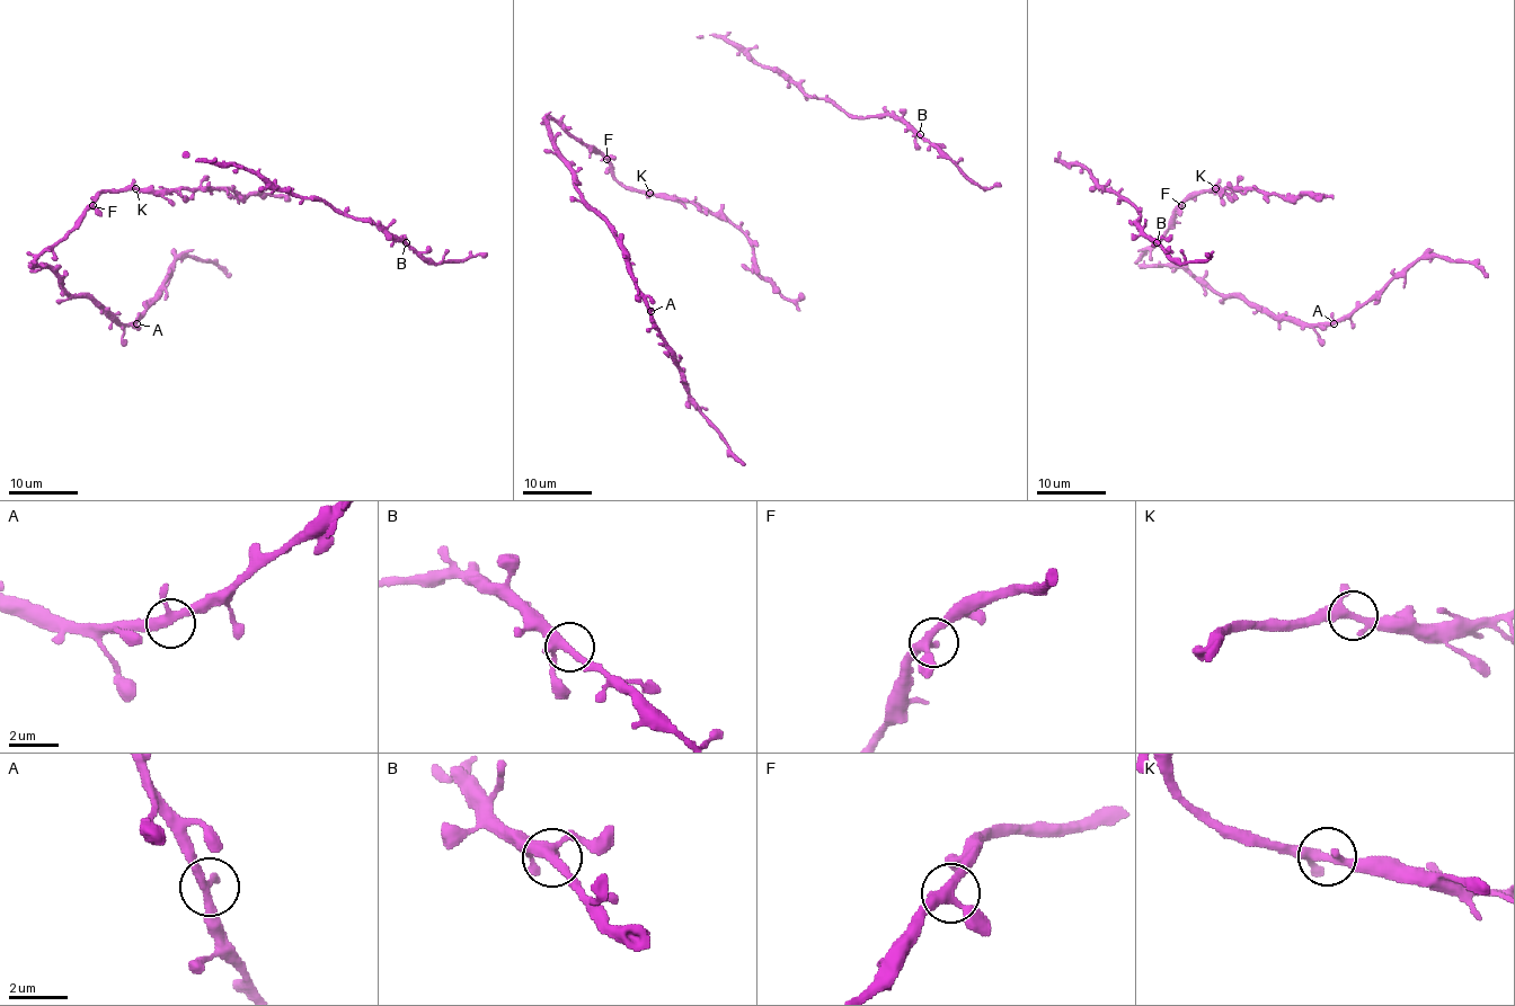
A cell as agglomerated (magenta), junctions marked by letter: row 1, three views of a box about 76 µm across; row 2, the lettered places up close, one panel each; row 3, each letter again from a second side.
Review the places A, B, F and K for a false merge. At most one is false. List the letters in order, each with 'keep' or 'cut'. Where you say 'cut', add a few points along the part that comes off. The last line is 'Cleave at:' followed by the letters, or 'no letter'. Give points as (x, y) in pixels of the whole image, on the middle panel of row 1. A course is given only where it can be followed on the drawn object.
A: keep
B: keep
F: keep
K: keep
Cleave at: no letter

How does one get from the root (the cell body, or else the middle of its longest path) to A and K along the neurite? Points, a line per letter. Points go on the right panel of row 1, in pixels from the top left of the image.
A: (1175, 211), (1168, 232), (1139, 265), (1179, 265), (1214, 291), (1239, 294), (1275, 317), (1334, 323)
K: (1175, 211), (1187, 198), (1216, 188)

